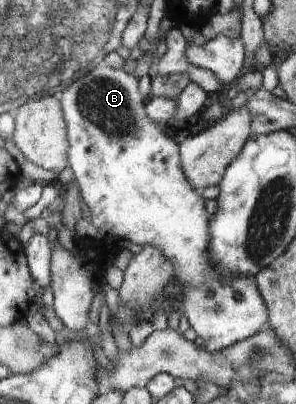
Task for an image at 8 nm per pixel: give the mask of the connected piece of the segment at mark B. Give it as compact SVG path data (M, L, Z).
M100 64L88 75L76 80L72 87L58 96L58 100L68 126L70 168L82 200L90 207L90 222L98 230L96 242L104 240L104 244L114 246L118 236L118 242L130 240L138 246L154 246L164 252L164 256L172 262L174 279L182 284L182 315L203 340L204 350L222 352L238 340L242 341L242 338L250 339L268 322L267 304L264 304L253 276L222 274L220 268L210 262L210 218L206 212L206 202L194 192L194 186L184 174L178 144L166 136L166 132L162 134L160 126L148 118L148 112L144 112L144 98L138 92L138 80L123 69L115 70Z

